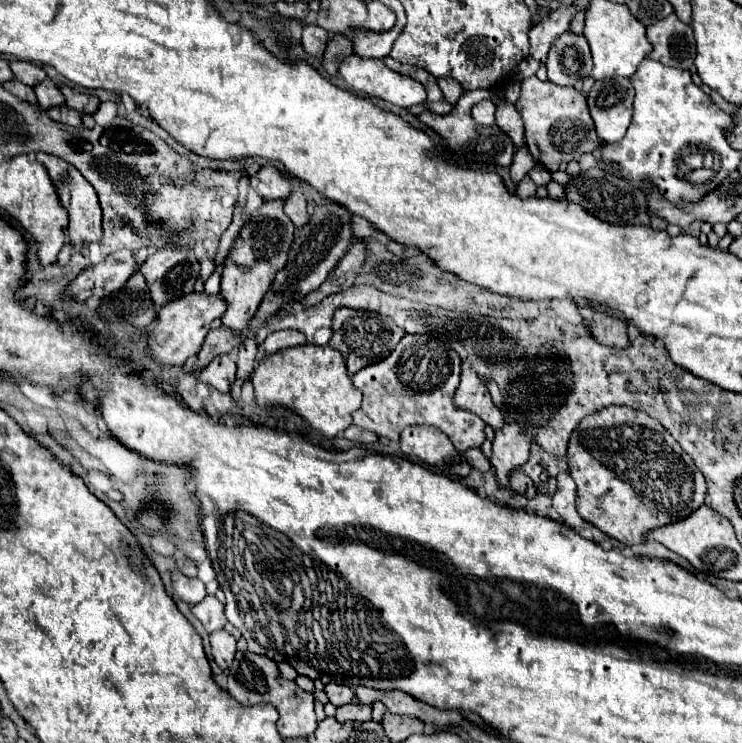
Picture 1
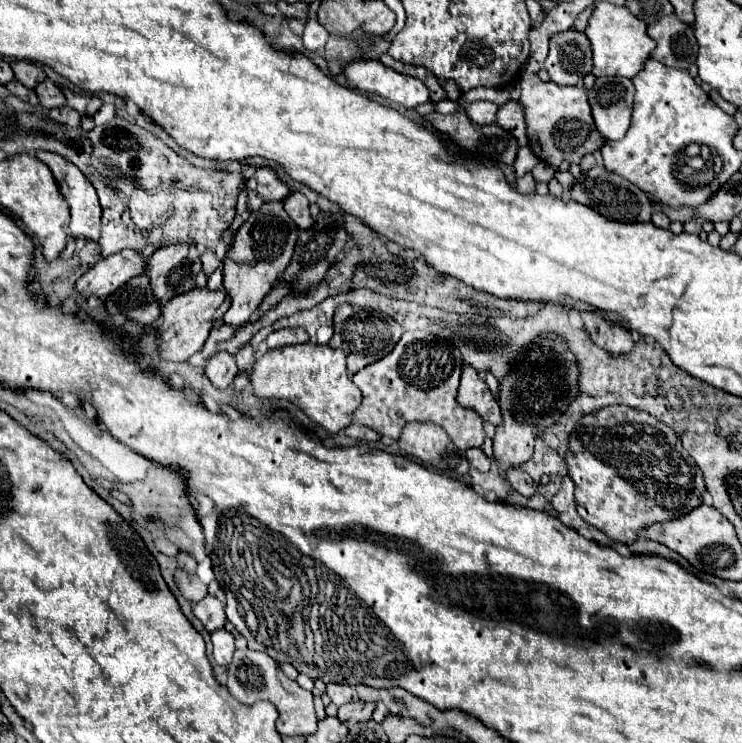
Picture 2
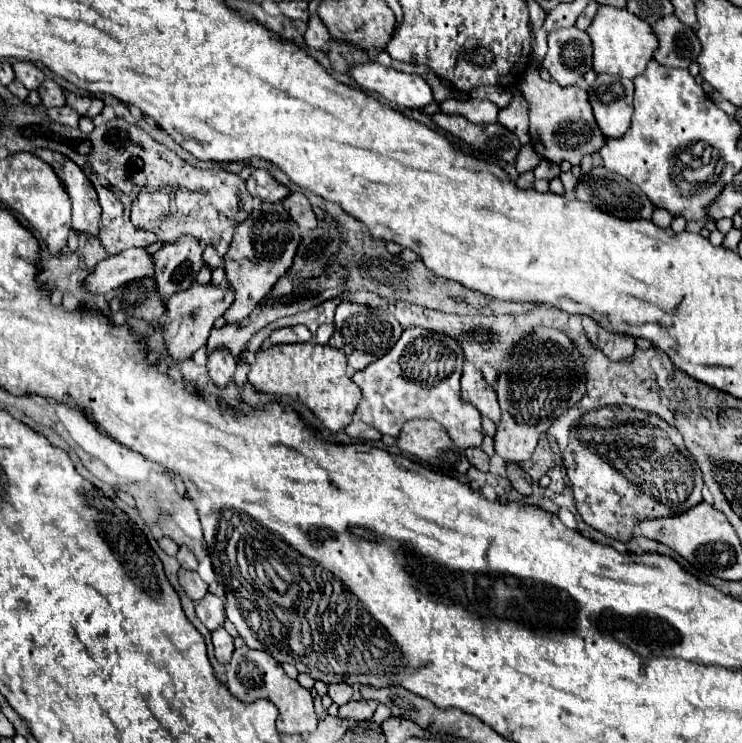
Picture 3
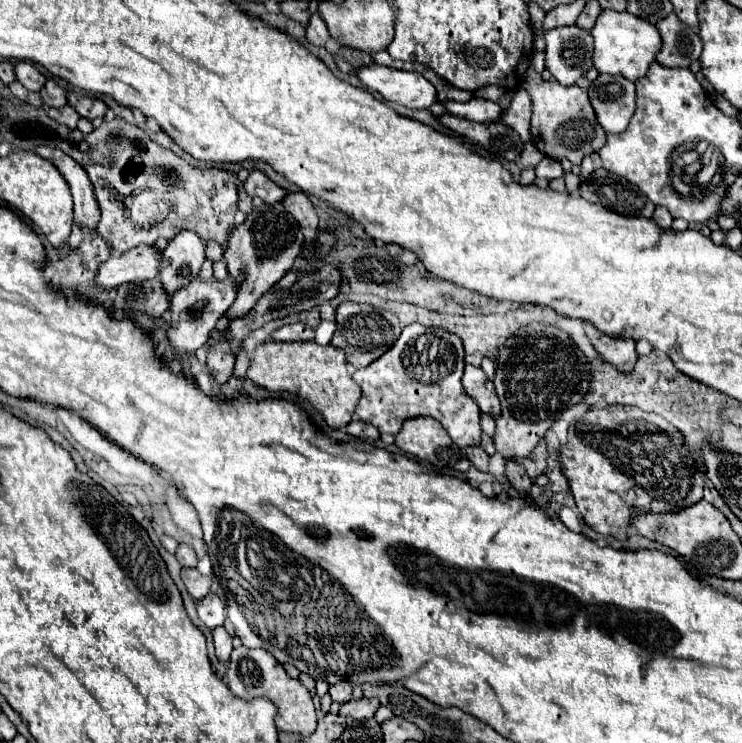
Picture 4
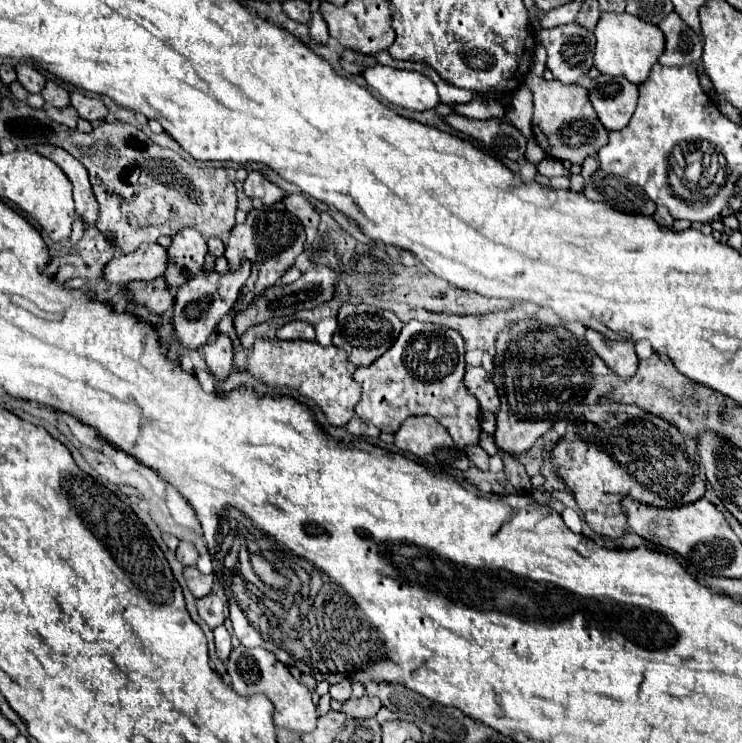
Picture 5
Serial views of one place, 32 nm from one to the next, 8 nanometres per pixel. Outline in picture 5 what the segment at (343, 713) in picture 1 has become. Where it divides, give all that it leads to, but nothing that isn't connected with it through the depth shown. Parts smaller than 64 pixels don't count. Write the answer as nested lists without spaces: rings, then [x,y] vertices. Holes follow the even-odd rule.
[[[362,696],[362,698],[350,698],[342,702],[342,712],[354,718],[374,718],[380,706],[382,702],[376,696]]]

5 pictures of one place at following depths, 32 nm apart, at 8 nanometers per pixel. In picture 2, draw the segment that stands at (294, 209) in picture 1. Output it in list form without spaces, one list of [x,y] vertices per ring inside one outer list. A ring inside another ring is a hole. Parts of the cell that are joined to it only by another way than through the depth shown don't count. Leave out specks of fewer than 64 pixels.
[[[292,192],[282,204],[284,204],[284,210],[288,212],[288,216],[292,216],[292,220],[298,224],[298,228],[302,228],[302,230],[312,228],[314,218],[312,218],[312,214],[308,210],[310,204],[308,204],[308,200],[306,200],[304,194]]]

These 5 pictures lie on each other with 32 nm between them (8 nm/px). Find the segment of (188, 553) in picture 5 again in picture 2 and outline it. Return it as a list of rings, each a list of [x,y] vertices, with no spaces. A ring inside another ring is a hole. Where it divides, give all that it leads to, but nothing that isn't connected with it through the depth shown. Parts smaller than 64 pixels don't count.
[[[180,550],[176,558],[178,558],[178,568],[182,568],[182,570],[186,570],[186,572],[196,572],[196,560],[194,560],[188,552]]]

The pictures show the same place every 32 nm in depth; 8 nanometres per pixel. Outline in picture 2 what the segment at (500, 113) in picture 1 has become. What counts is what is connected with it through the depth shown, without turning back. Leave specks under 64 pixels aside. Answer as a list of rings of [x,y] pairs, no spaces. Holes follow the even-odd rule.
[[[510,100],[506,106],[498,108],[498,120],[496,120],[496,124],[500,124],[504,130],[512,132],[512,136],[516,136],[516,140],[518,140],[520,146],[528,144],[524,106],[518,100]]]

